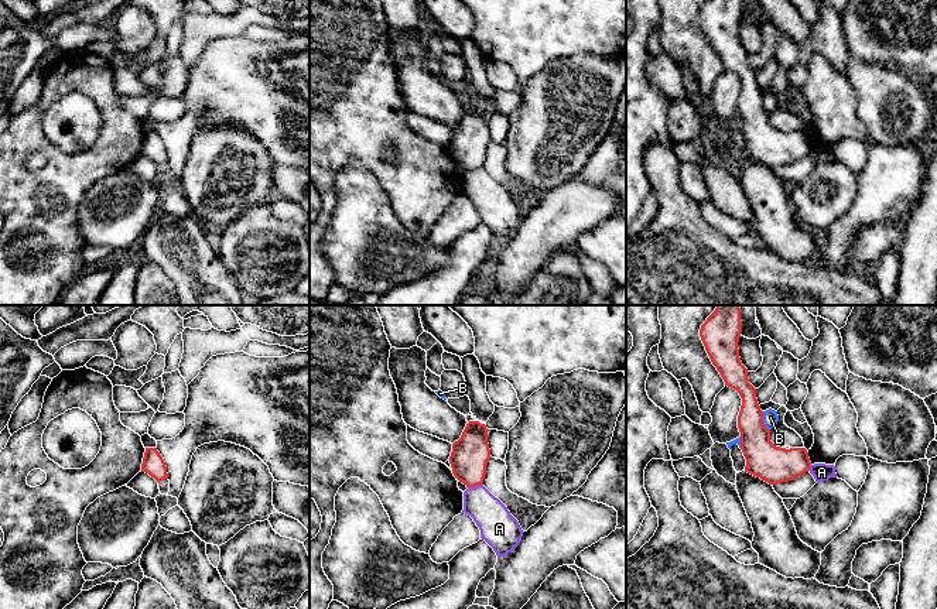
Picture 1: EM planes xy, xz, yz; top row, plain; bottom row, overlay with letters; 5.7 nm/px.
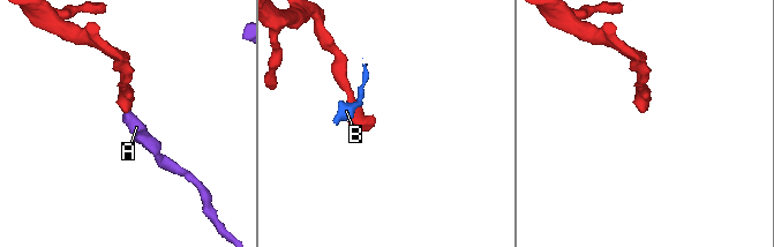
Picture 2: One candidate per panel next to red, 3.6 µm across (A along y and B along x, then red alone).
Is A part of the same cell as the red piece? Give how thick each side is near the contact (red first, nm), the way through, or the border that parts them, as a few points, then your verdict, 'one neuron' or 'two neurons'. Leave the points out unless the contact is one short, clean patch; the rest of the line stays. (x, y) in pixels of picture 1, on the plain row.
220/200 nm | along xz (482, 167), (468, 171) | two neurons

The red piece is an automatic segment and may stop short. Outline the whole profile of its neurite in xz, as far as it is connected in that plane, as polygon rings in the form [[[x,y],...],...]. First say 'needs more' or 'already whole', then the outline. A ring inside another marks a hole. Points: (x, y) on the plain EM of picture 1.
already whole; [[[469,105],[461,122],[452,127],[449,147],[454,160],[466,171],[483,168],[490,141],[486,109]]]

